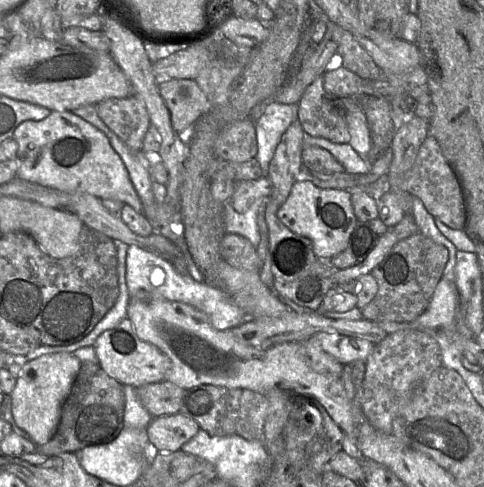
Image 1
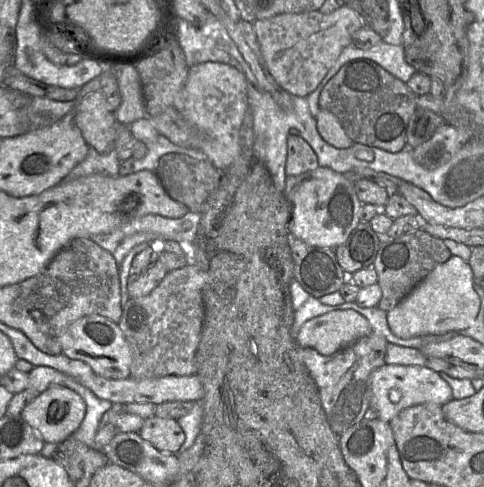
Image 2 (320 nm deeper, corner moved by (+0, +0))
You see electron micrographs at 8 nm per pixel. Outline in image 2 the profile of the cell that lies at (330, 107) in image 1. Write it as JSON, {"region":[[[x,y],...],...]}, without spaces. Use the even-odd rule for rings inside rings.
{"region":[[[357,58],[345,63],[327,82],[319,96],[319,107],[333,113],[355,143],[395,153],[408,148],[407,127],[418,106],[417,95],[407,83],[376,62]]]}

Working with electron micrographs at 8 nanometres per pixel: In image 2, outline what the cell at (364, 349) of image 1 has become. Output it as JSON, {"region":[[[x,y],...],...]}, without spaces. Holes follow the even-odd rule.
{"region":[[[384,364],[371,375],[371,391],[369,408],[378,412],[378,419],[389,423],[406,408],[427,403],[443,406],[454,399],[451,387],[439,373],[417,365]]]}

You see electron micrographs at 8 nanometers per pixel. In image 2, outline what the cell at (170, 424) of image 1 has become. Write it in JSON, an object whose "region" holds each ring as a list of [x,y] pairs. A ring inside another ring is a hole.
{"region":[[[156,415],[145,419],[139,435],[155,449],[166,454],[179,454],[185,434],[177,420]]]}

